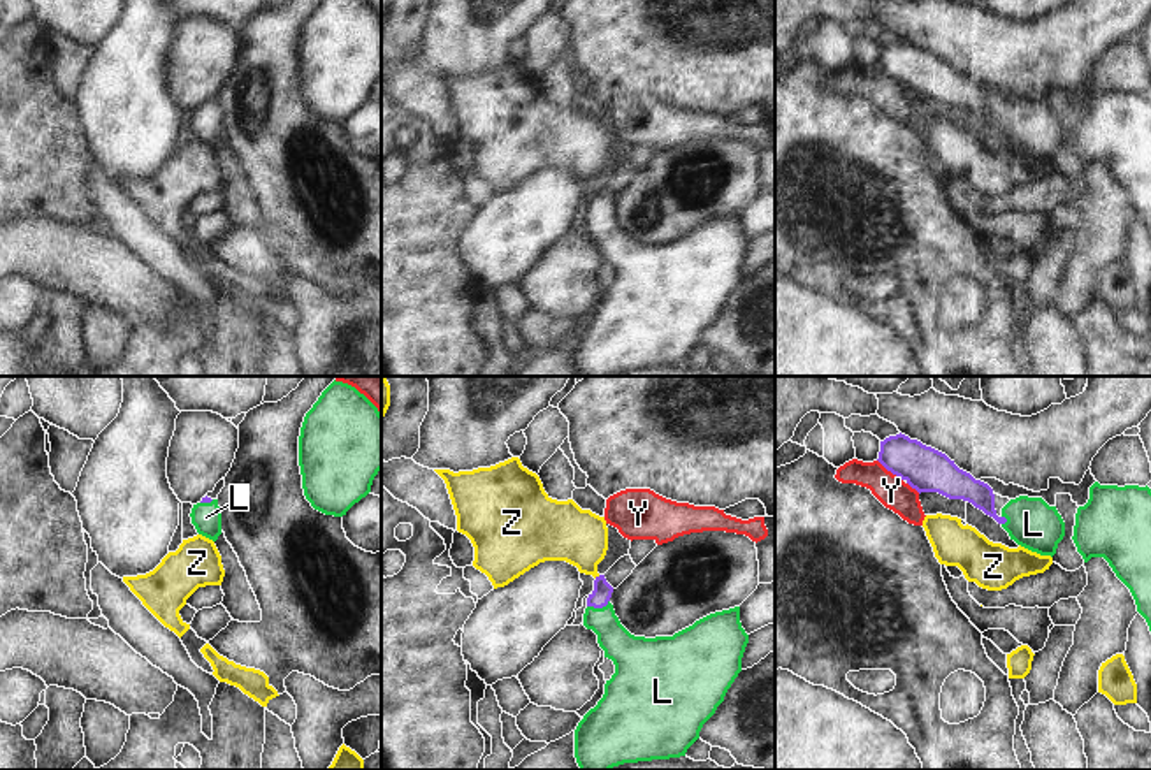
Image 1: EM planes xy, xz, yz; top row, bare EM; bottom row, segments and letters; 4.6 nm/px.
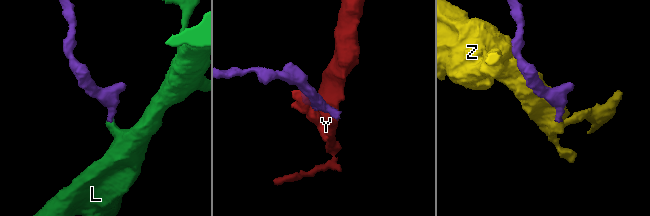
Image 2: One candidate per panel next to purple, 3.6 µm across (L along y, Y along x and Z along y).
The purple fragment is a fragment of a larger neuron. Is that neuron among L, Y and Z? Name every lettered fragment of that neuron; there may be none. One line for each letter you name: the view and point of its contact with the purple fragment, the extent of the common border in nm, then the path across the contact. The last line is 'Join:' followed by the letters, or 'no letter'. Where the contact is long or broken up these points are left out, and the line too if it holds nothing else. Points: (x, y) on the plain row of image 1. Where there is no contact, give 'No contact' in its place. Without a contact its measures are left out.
L: Touches purple at xz (598, 213). Shared border 110 nm. Path across: xz (601, 199), (598, 213), (612, 243), (628, 259)
Join: L.

